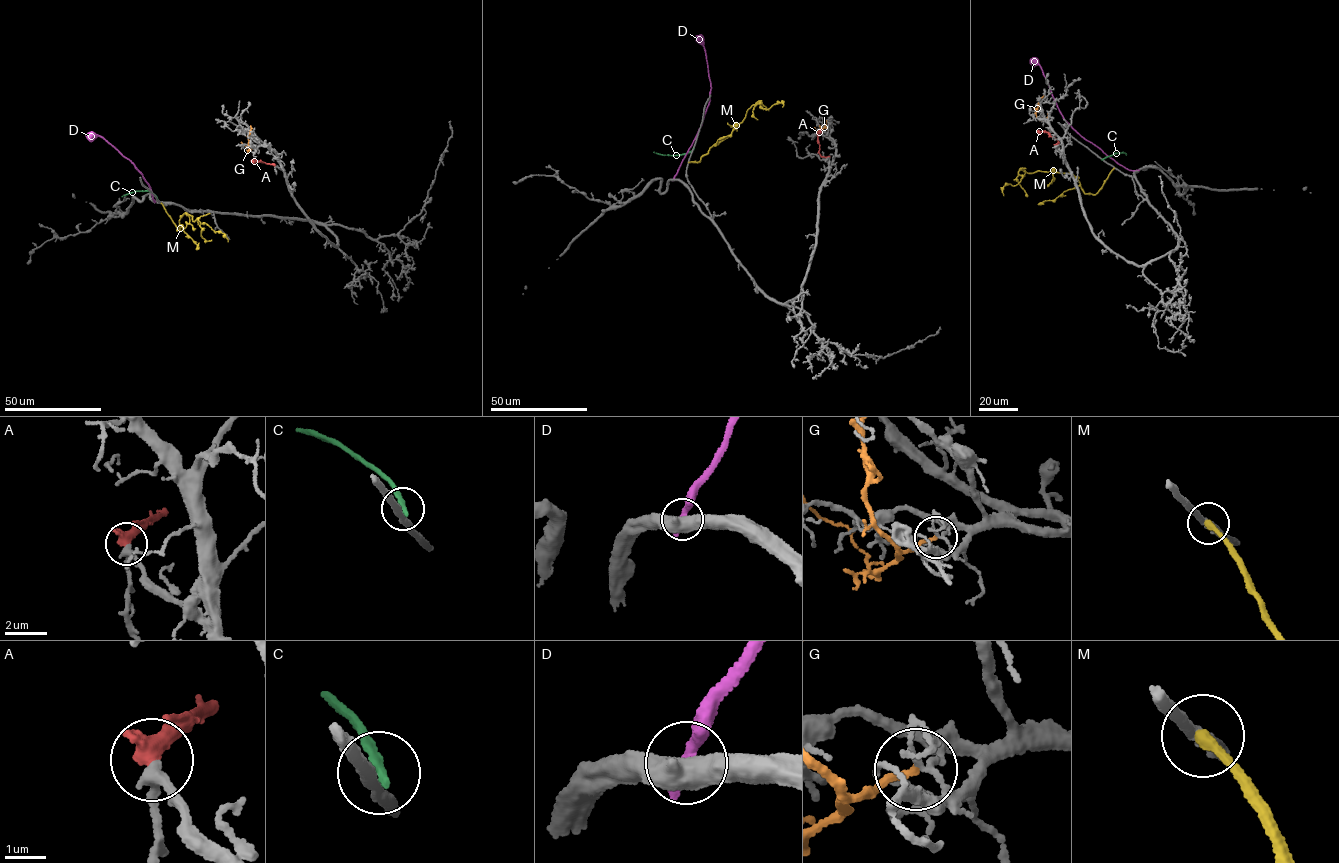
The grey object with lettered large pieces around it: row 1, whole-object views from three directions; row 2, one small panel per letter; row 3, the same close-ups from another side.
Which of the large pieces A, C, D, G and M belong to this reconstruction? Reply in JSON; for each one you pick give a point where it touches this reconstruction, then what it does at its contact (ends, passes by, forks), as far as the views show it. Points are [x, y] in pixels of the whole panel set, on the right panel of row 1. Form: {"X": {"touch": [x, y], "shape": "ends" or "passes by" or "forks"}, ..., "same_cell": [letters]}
{"A": {"touch": [1055, 145], "shape": "ends"}, "same_cell": ["A"]}

